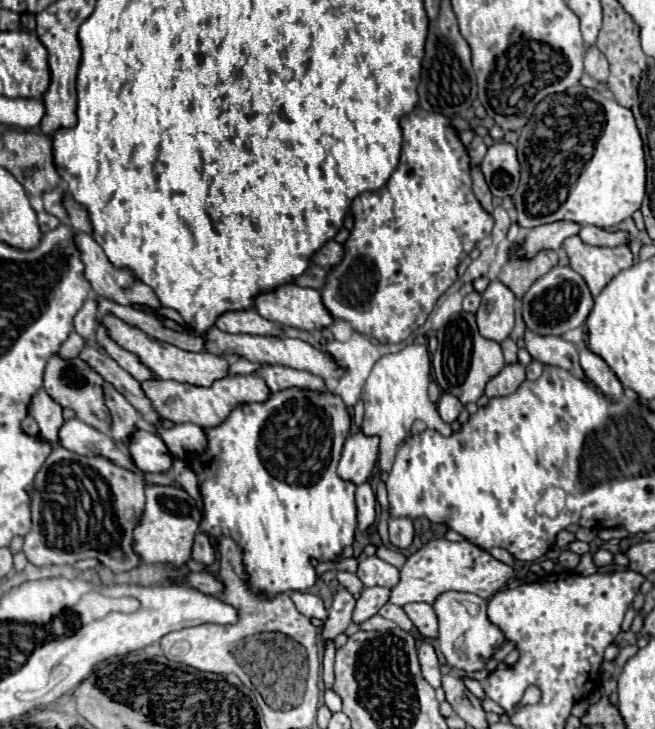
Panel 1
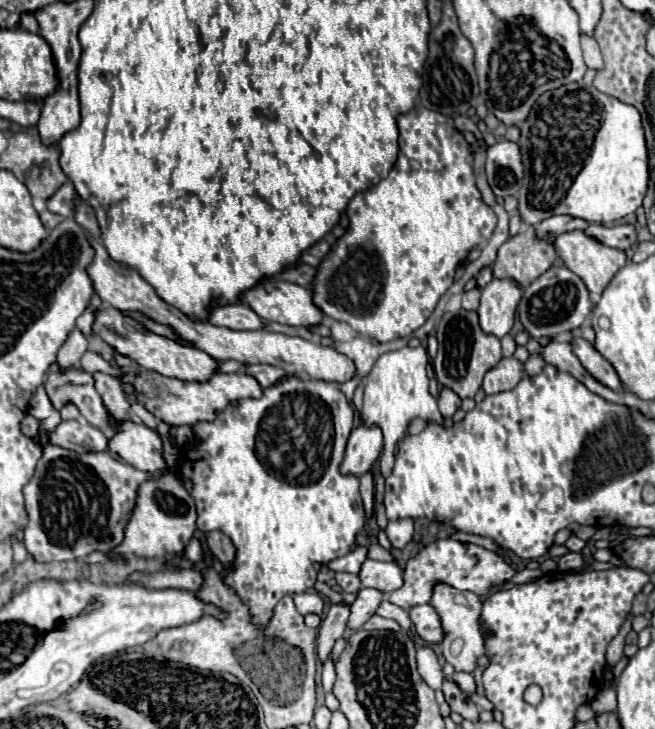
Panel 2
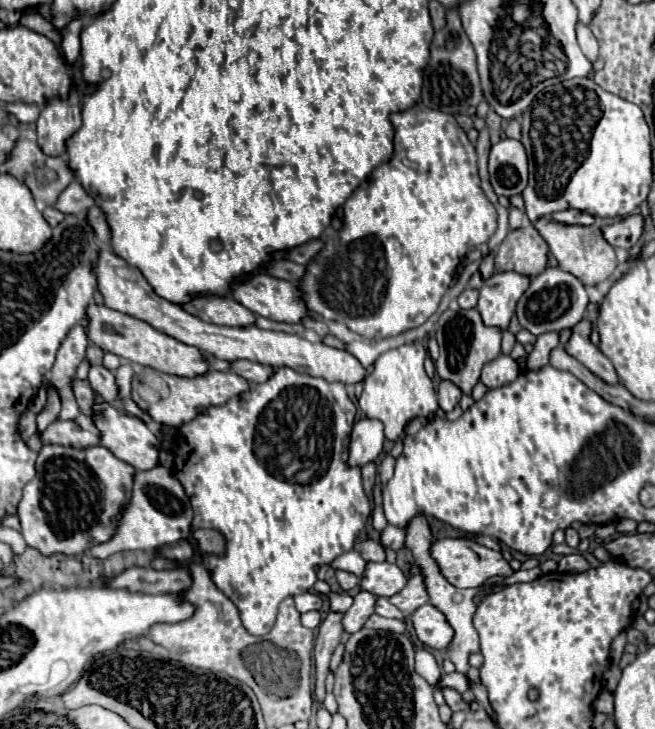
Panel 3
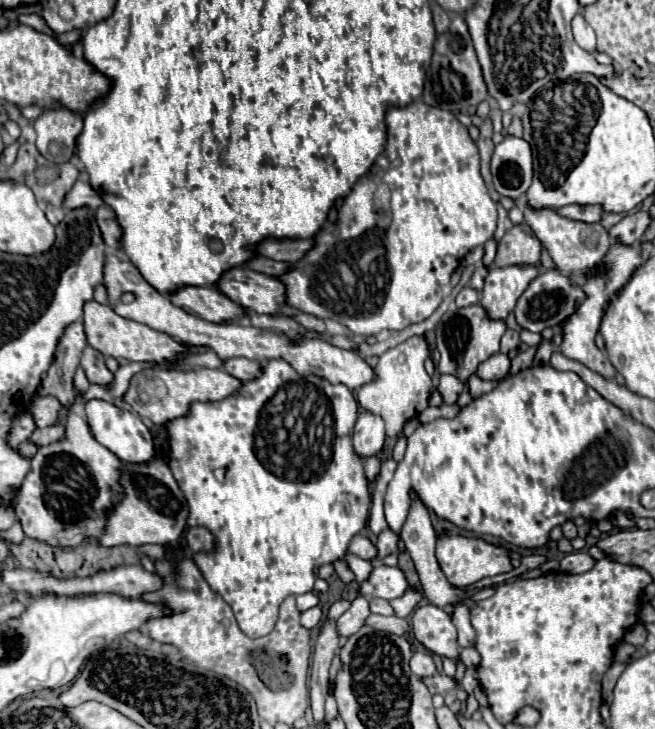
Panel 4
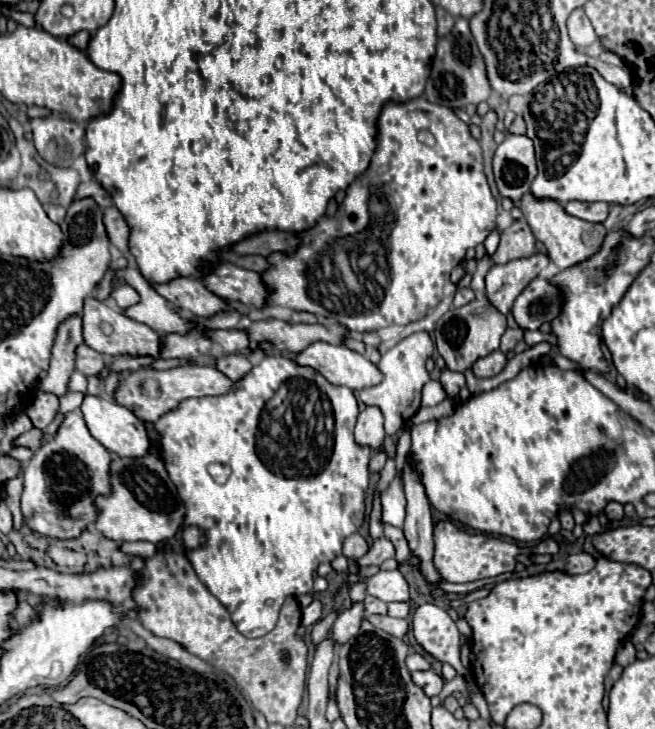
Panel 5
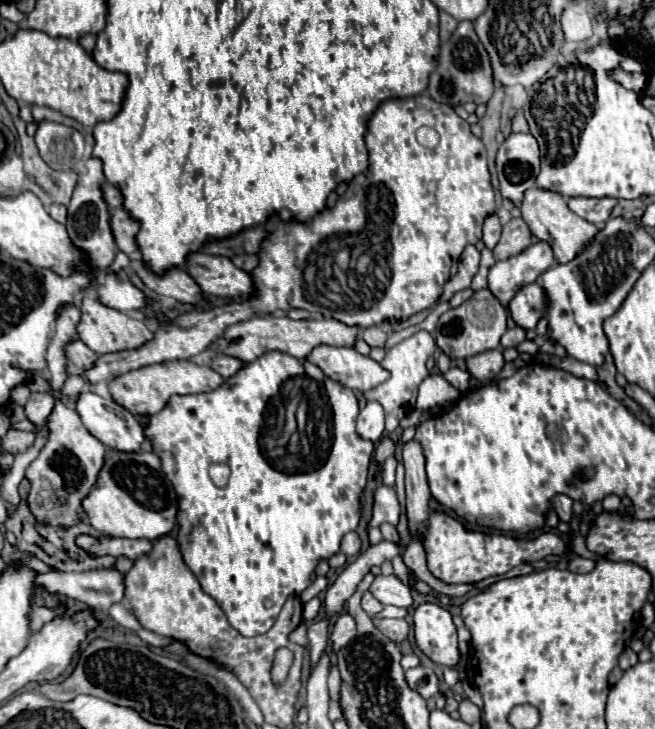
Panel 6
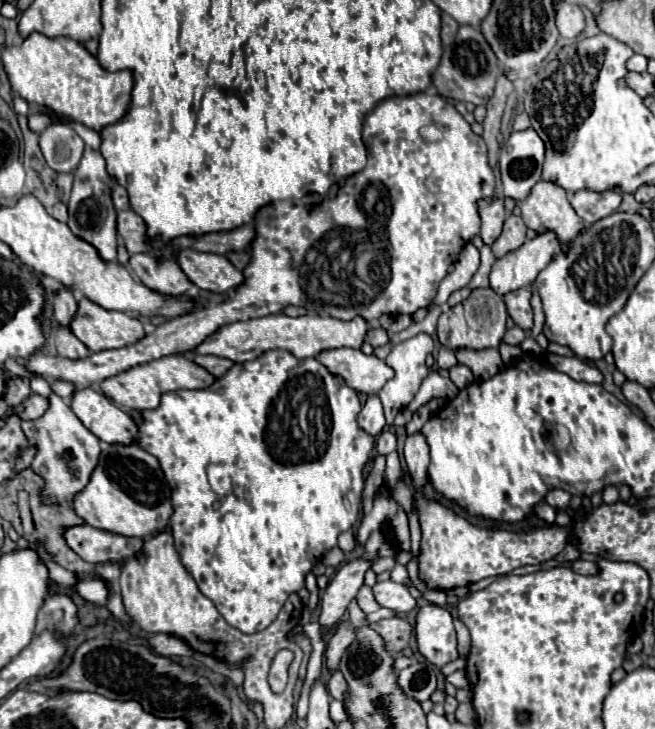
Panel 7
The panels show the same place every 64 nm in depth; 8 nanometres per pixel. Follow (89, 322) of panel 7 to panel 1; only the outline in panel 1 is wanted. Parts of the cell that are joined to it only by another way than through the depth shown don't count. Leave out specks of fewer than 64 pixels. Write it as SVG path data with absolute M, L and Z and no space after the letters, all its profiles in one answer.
M114 314L102 316L100 324L108 330L108 336L112 336L112 340L116 344L120 344L124 350L136 354L140 358L140 362L144 366L148 366L158 378L186 382L186 384L194 384L194 386L210 386L214 380L228 376L228 360L226 358L214 356L210 352L186 352L186 350L182 350L182 348L178 348L174 344L160 342L160 340L144 334L140 328L122 322Z

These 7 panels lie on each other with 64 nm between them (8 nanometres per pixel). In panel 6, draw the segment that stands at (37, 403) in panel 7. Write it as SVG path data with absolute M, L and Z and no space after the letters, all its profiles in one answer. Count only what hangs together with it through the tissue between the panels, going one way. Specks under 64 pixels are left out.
M34 392L30 396L30 400L26 402L26 406L24 406L24 414L26 414L26 418L32 424L36 424L38 428L42 428L46 424L46 418L48 418L48 414L50 414L52 408L54 408L54 398L52 396Z

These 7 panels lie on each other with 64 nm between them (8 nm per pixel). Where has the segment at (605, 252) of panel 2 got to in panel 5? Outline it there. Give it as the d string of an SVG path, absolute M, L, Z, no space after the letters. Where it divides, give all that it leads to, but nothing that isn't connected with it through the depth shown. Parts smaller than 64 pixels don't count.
M526 192L522 196L520 210L522 210L528 226L532 228L536 240L540 240L546 246L550 260L560 270L590 258L594 252L600 250L602 240L606 236L604 224L592 224L592 222L580 220L576 216L570 216L570 214L564 212L564 206L560 202L556 202L556 200L536 200L536 196L532 196L532 192Z

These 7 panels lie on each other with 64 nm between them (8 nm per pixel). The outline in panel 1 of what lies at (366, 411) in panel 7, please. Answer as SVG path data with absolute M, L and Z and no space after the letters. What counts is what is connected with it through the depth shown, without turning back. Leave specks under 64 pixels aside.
M364 432L352 434L342 450L342 460L338 464L338 476L350 480L356 486L362 484L378 458L378 436L364 436Z

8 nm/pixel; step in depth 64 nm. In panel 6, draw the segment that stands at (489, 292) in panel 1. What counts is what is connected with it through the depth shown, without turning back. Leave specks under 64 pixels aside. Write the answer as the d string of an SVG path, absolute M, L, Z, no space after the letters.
M538 240L530 244L524 252L510 256L508 260L496 262L488 274L488 288L504 306L508 306L516 290L532 284L552 264L554 256L550 244Z

